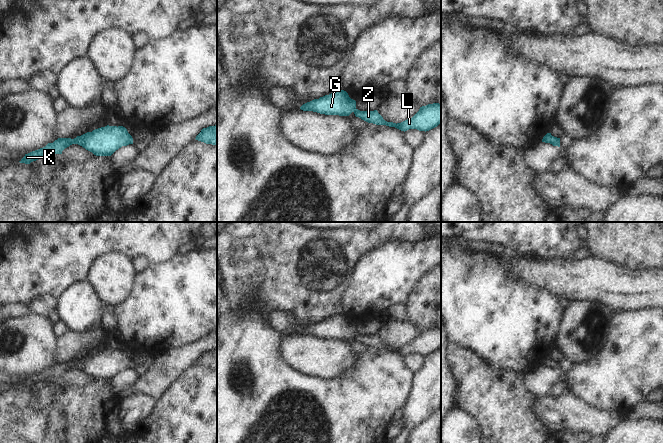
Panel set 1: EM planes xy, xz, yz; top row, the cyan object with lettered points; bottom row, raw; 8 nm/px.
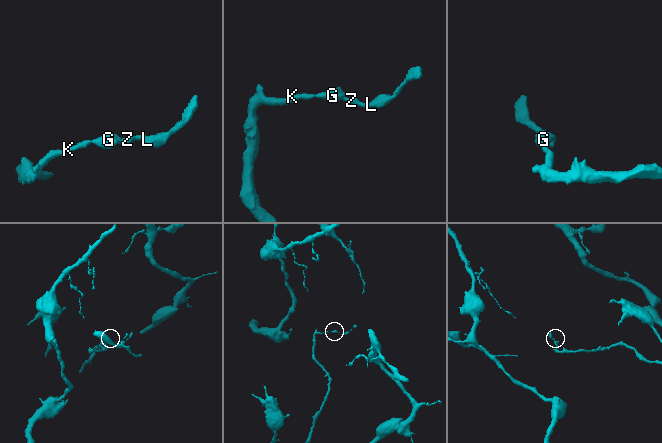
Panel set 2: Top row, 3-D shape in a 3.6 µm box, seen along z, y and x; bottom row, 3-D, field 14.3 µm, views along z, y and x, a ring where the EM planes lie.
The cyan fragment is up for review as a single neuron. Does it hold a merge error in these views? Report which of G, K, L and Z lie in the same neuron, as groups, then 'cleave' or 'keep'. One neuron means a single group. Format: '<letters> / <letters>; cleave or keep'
G K L Z; keep

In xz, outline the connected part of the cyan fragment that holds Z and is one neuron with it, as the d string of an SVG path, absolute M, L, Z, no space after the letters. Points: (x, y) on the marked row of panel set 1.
M344 90L335 91L329 95L314 99L300 107L303 111L313 111L325 115L349 116L352 112L356 117L376 125L395 127L401 131L417 129L429 131L441 124L441 104L433 103L420 107L419 111L410 119L401 123L387 122L374 111L360 111L356 108L356 101L351 99Z

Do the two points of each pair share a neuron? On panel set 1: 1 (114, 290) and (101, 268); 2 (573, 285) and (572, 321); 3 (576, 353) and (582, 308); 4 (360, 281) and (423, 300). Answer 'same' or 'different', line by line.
1: same
2: different
3: same
4: different

